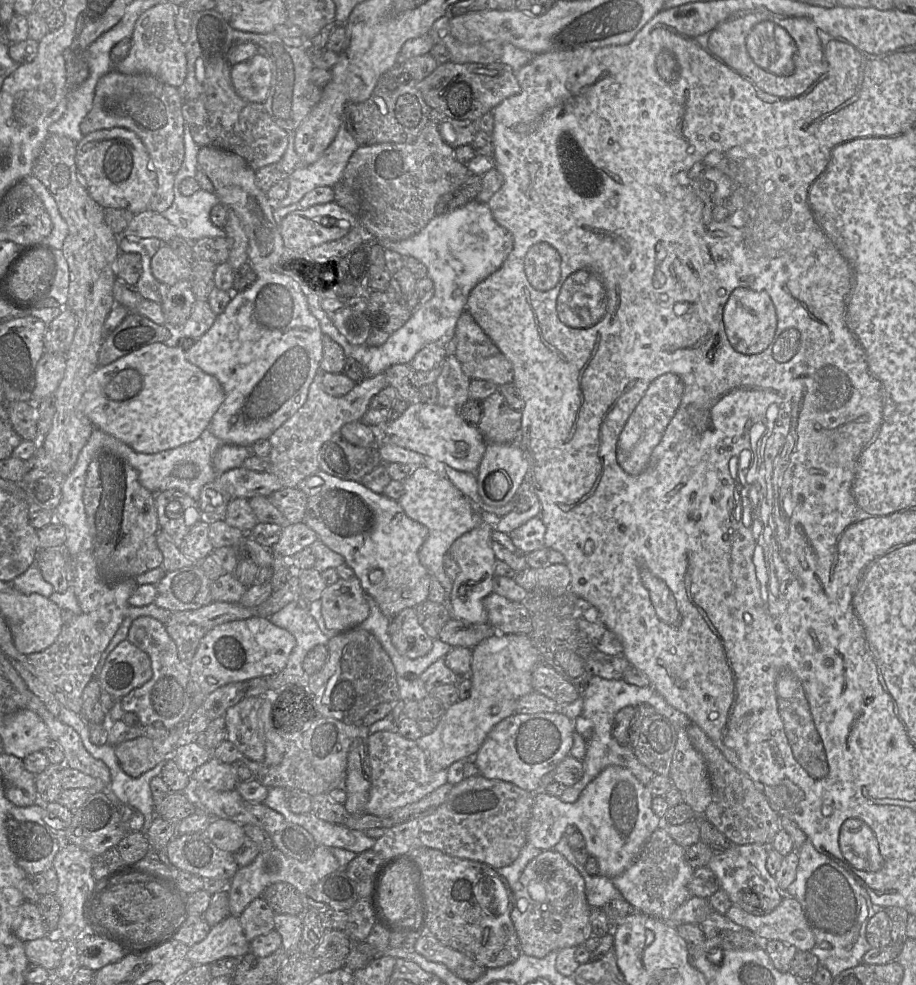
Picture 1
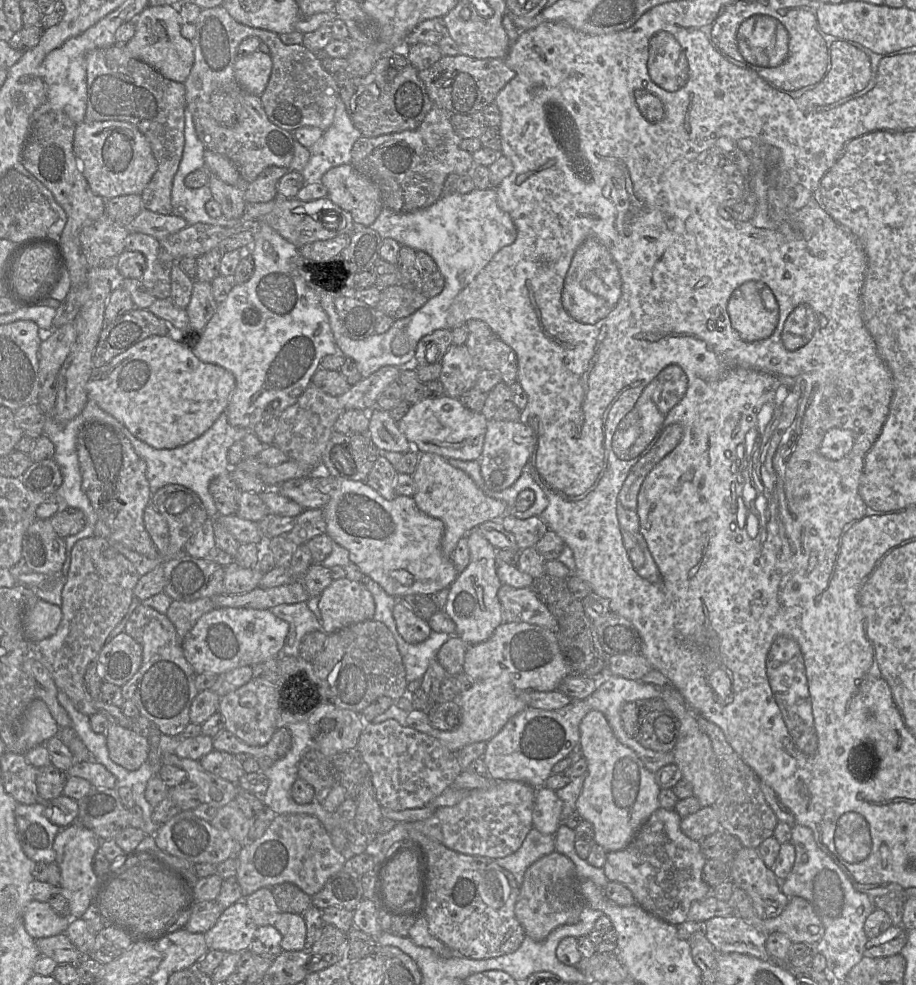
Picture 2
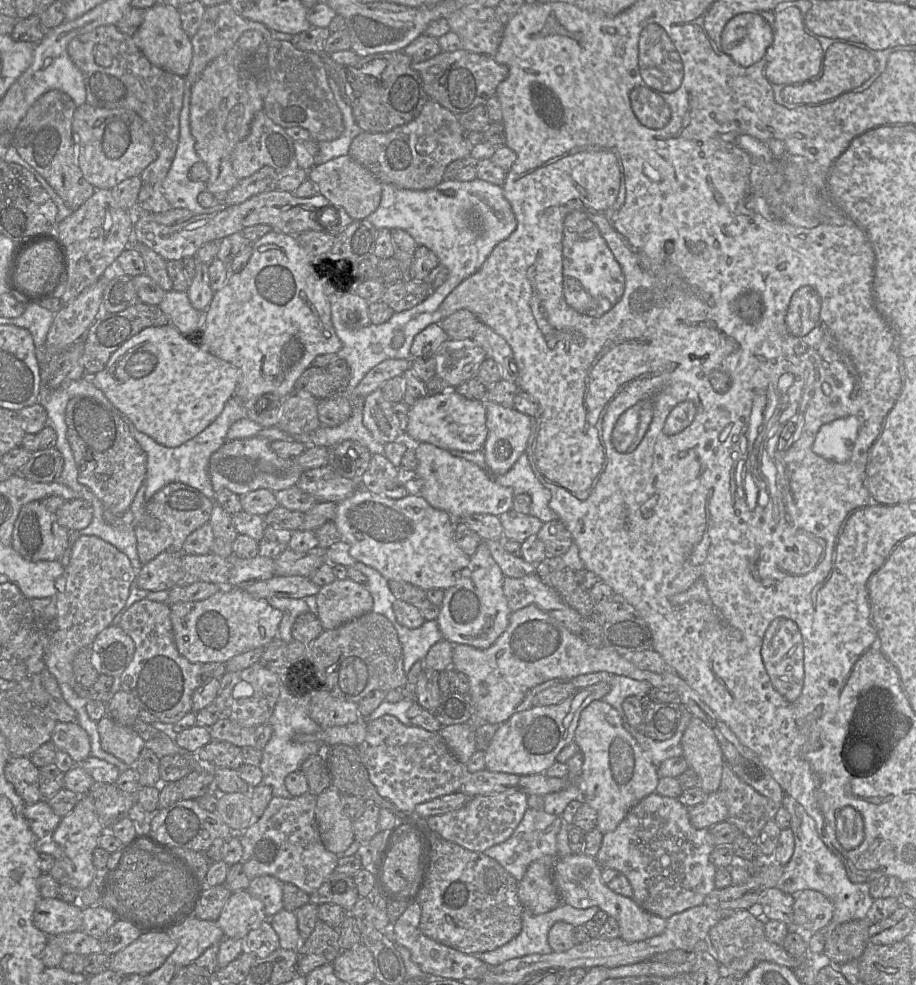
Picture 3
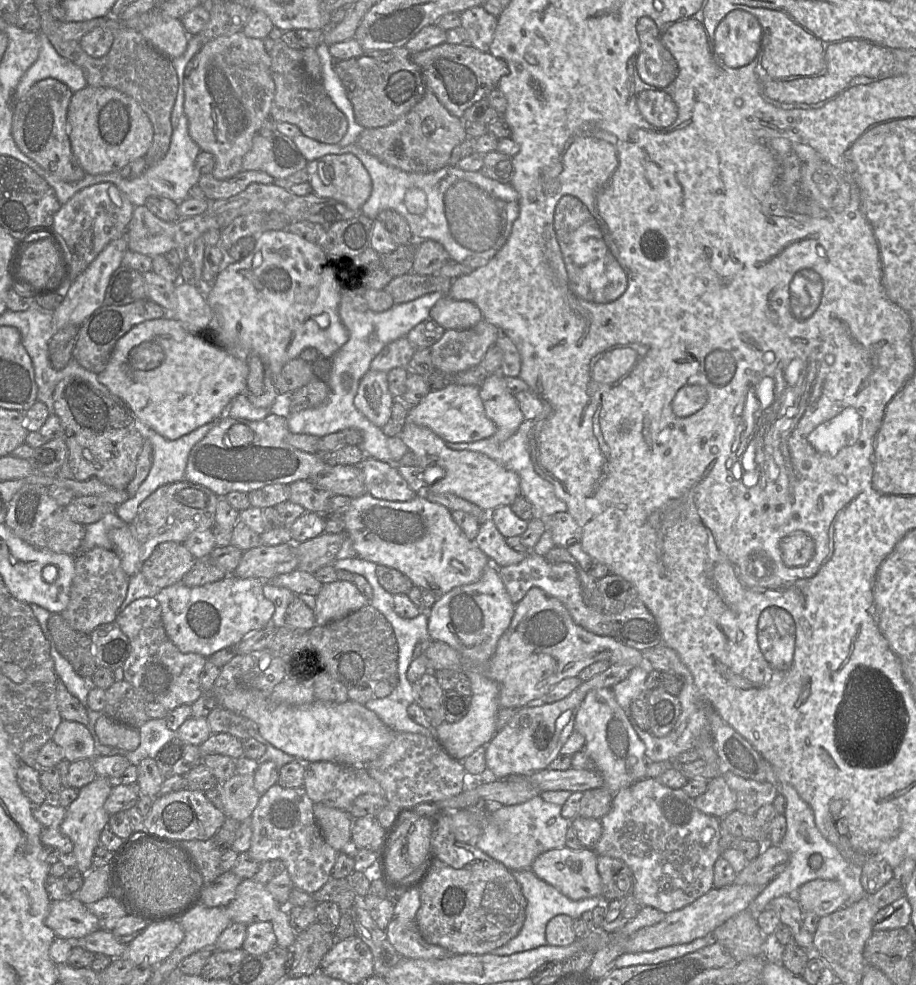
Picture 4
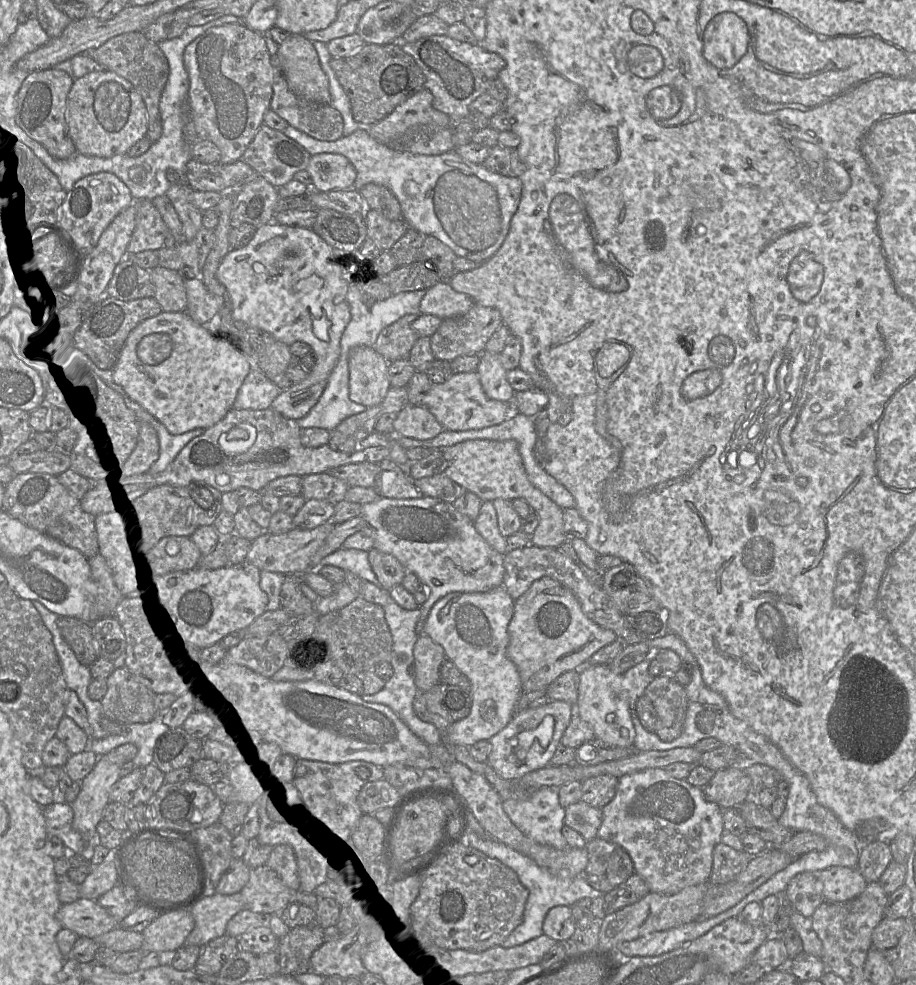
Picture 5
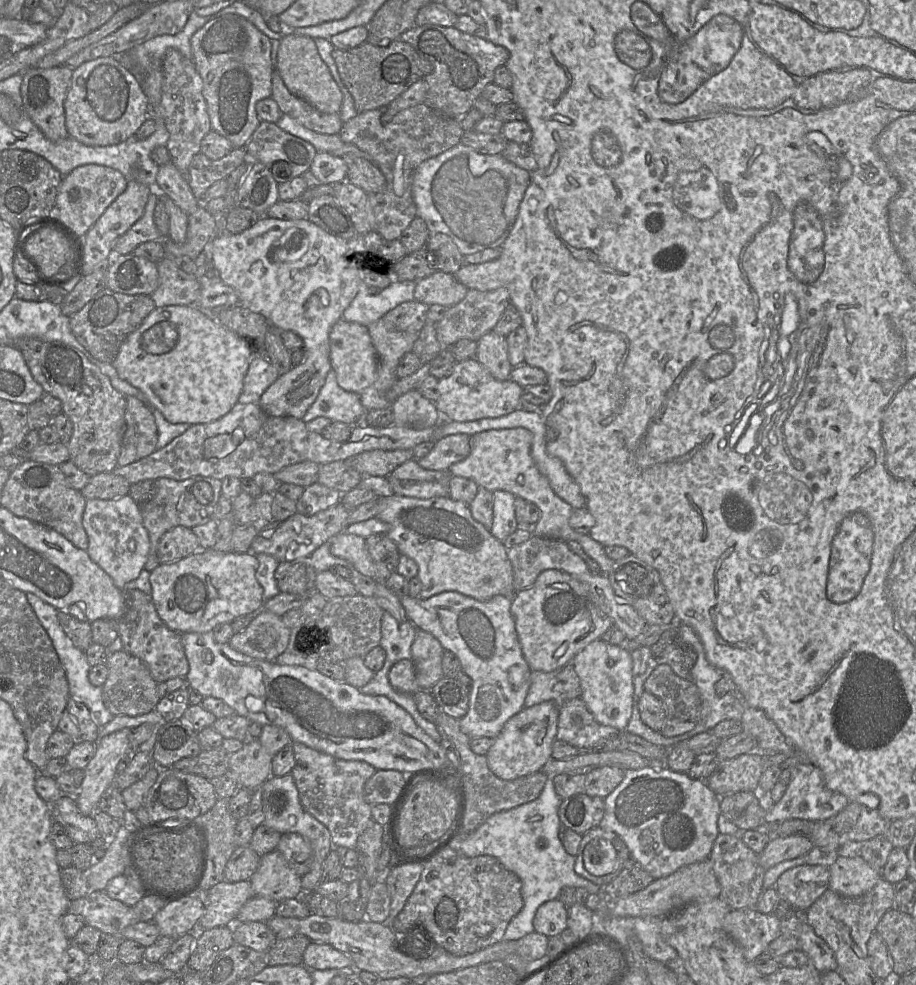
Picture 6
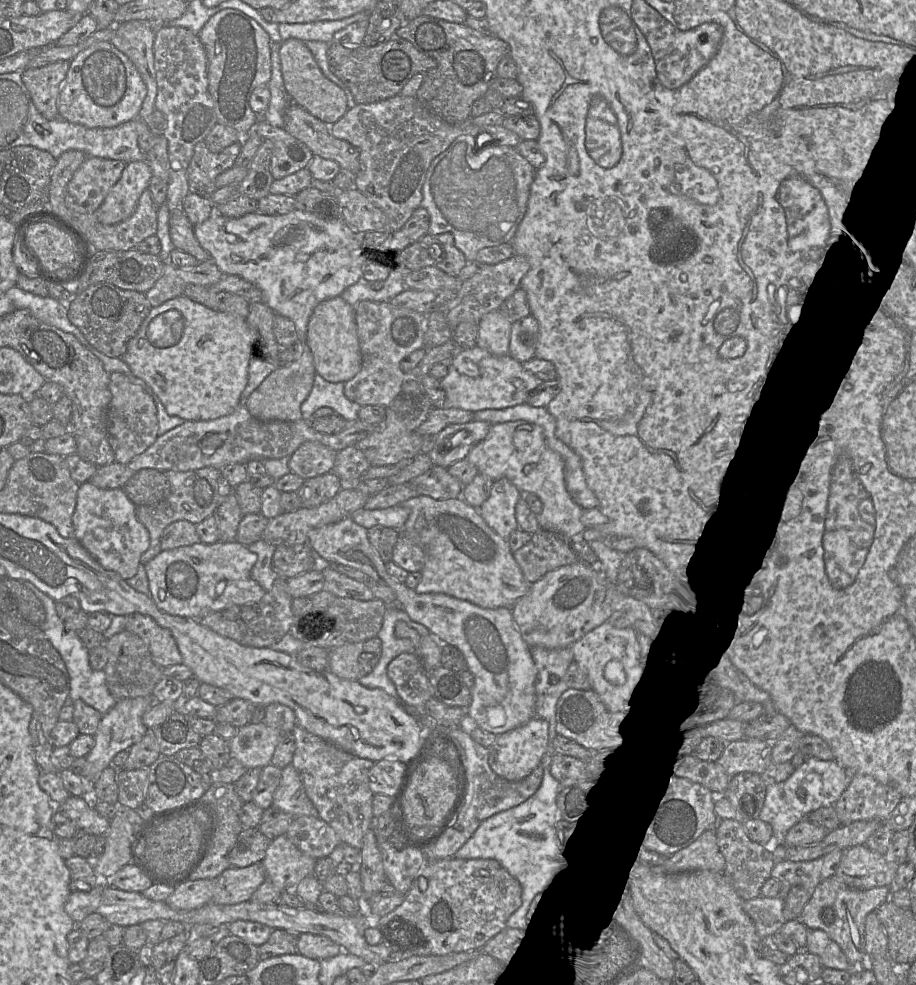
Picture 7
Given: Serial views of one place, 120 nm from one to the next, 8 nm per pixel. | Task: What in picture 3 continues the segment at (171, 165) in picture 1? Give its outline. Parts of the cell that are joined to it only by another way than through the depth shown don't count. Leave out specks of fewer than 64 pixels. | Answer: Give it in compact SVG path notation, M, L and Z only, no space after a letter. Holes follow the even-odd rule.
M116 25L100 26L73 38L67 52L81 71L86 90L86 103L101 109L126 109L138 114L149 126L157 158L141 174L137 209L149 213L164 213L172 209L163 194L162 184L176 154L185 90L184 77L153 65L135 45L132 37L123 34ZM105 45L111 52L111 65L100 66L94 58L94 49Z

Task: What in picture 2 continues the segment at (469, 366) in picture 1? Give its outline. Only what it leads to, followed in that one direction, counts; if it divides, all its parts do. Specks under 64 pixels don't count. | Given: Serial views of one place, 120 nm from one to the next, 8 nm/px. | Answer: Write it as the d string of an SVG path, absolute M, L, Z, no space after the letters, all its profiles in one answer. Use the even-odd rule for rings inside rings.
M470 320L466 325L468 338L465 345L480 369L497 371L501 375L502 382L507 385L515 383L518 376L518 362L513 349L485 322Z

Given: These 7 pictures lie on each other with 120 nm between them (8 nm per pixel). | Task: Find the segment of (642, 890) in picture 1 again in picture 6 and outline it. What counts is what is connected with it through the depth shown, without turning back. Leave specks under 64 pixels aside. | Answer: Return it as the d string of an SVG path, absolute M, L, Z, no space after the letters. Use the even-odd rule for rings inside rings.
M665 765L626 770L621 783L604 800L605 813L599 826L618 834L626 843L630 856L654 880L667 877L684 866L709 859L720 833L720 797L708 787L706 781L692 778L685 772L675 772Z

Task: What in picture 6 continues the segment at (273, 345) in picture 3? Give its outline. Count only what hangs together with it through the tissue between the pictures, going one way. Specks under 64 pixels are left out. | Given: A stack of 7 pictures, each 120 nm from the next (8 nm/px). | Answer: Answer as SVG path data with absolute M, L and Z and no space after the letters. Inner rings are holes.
M264 215L249 229L239 234L217 233L211 242L215 273L235 290L239 304L263 315L270 326L279 331L293 331L302 338L304 361L279 375L259 401L260 408L270 416L302 419L316 400L327 374L332 370L330 331L358 292L361 284L359 259L364 257L356 254L349 256L347 240L325 232L308 219L282 220Z

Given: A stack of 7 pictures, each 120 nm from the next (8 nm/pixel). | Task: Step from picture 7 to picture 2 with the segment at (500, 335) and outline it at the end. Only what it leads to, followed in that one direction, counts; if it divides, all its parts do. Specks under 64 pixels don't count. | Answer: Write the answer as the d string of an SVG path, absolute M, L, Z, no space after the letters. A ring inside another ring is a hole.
M488 421L479 459L485 486L493 491L502 491L512 486L529 463L533 450L534 431L523 421Z

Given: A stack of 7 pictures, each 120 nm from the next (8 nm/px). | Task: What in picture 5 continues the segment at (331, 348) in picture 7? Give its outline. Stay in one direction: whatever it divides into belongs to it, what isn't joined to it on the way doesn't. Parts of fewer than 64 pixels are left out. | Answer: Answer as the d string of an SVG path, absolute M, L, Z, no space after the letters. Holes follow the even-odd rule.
M373 347L354 348L349 355L349 398L367 408L381 403L391 387L388 364Z

